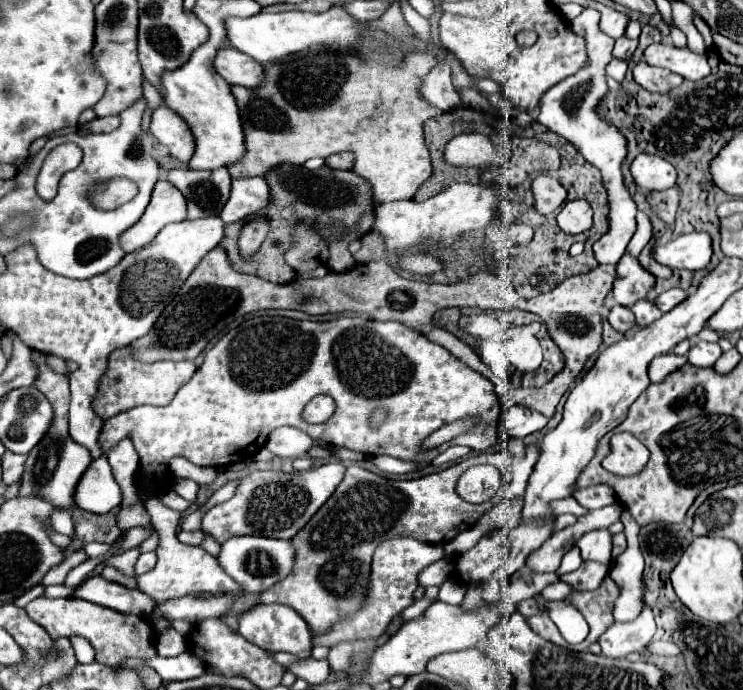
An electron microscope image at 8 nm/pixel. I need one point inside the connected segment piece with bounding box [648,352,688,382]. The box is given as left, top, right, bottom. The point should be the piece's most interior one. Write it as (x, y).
(662, 366)

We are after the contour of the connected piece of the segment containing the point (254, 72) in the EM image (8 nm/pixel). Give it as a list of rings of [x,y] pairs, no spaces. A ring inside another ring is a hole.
[[[220,48],[214,58],[214,68],[228,84],[256,88],[264,80],[262,64],[236,48]]]

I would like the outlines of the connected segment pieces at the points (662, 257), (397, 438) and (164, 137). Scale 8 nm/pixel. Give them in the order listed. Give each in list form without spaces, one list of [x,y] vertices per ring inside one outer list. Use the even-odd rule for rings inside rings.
[[[690,232],[664,246],[656,244],[656,250],[652,250],[652,258],[672,270],[702,270],[708,266],[710,256],[712,240],[706,232]]]
[[[260,316],[242,322],[238,328],[222,336],[216,346],[206,354],[204,364],[198,370],[192,360],[144,364],[132,358],[132,348],[128,346],[114,350],[108,358],[108,370],[100,380],[98,398],[94,400],[94,412],[106,420],[98,444],[106,454],[120,440],[130,436],[140,456],[140,470],[136,478],[138,488],[144,492],[156,490],[156,496],[162,496],[162,492],[172,486],[172,474],[168,470],[168,462],[172,456],[186,456],[196,466],[228,466],[258,452],[270,432],[280,426],[294,426],[308,432],[316,440],[324,440],[326,444],[344,446],[354,452],[368,454],[368,400],[354,400],[350,394],[364,394],[370,398],[376,396],[376,410],[382,408],[388,412],[388,418],[378,428],[374,428],[376,456],[388,454],[400,460],[432,462],[436,454],[444,452],[450,444],[460,444],[476,452],[484,452],[498,442],[498,422],[502,410],[492,382],[480,372],[474,372],[458,358],[454,358],[442,346],[424,338],[420,332],[410,330],[400,322],[376,322],[348,316],[340,316],[328,322],[300,322],[280,316]],[[318,394],[332,396],[336,402],[336,410],[324,424],[308,424],[302,418],[302,412],[306,404]],[[460,416],[482,416],[482,432],[462,434],[438,448],[422,448],[422,442],[434,430],[452,420],[458,420]]]
[[[158,106],[152,112],[150,134],[164,146],[168,146],[170,154],[180,162],[188,162],[194,154],[194,138],[186,126],[186,122],[166,106]]]

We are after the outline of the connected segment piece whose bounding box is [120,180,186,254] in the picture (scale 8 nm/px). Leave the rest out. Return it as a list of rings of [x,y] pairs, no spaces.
[[[158,180],[148,210],[144,212],[144,218],[140,218],[140,222],[136,222],[132,230],[120,236],[120,246],[124,246],[124,252],[130,254],[146,246],[166,224],[182,222],[182,220],[186,220],[184,196],[170,182]]]

